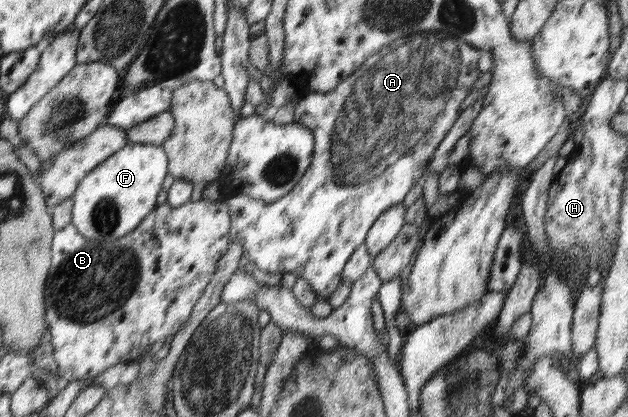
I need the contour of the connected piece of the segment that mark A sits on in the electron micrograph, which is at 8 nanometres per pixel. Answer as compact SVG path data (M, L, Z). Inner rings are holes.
M423 30L417 34L410 34L404 39L393 40L387 46L383 46L377 57L369 57L361 66L354 70L345 80L342 80L331 92L311 92L305 97L297 98L294 123L309 128L314 134L314 150L311 164L300 182L289 194L275 200L265 202L255 200L245 195L225 195L224 203L229 207L231 226L229 238L231 242L240 242L247 260L253 262L257 268L265 272L293 272L297 277L302 278L310 284L311 290L319 299L328 300L333 291L342 282L342 272L345 264L353 255L353 252L365 243L365 239L371 225L391 206L399 204L407 196L409 190L423 176L428 164L434 156L435 150L445 138L447 132L453 127L458 116L461 114L461 102L472 91L473 84L481 76L477 68L479 60L479 49L467 44L457 37L451 36L443 30Z

